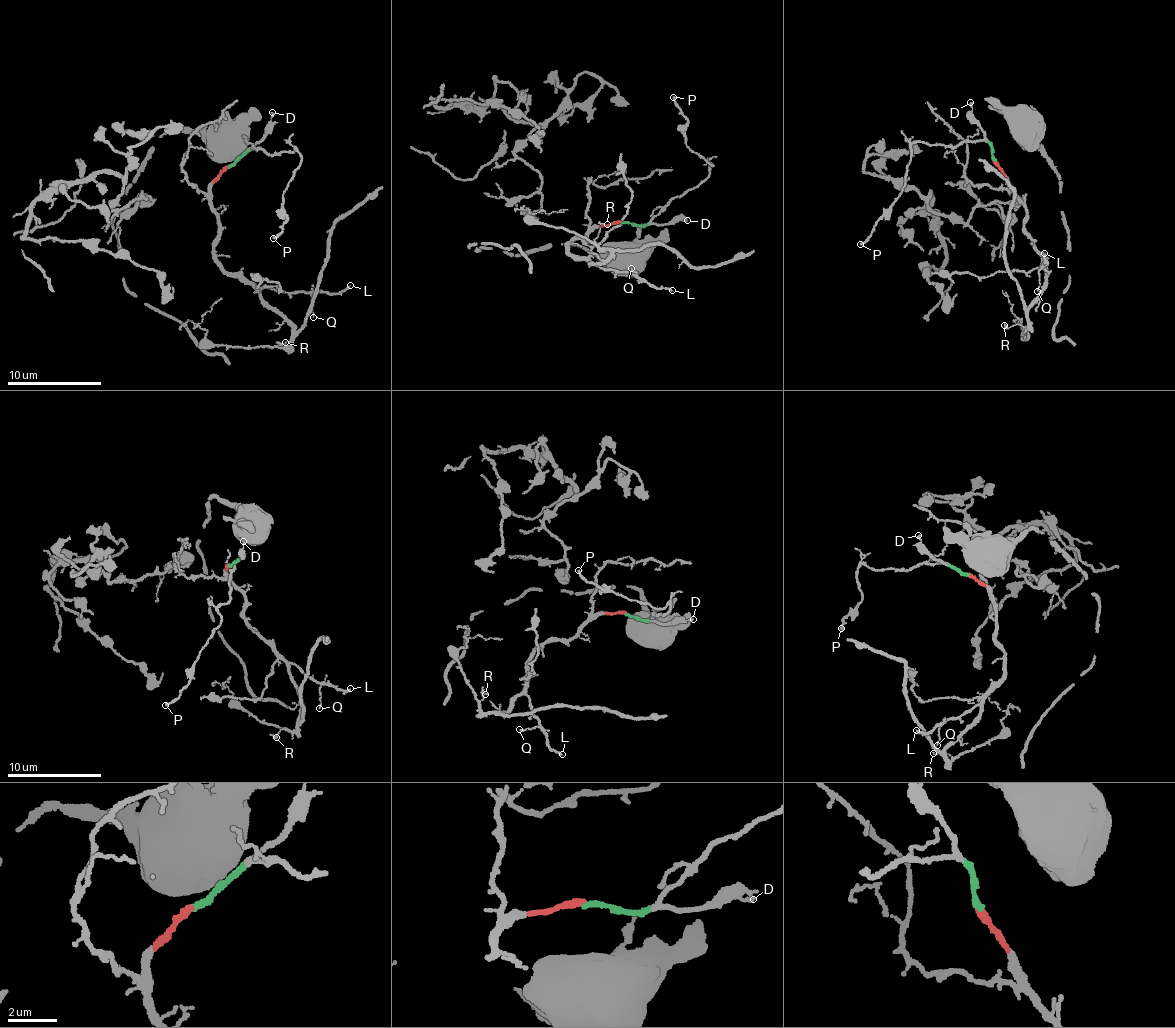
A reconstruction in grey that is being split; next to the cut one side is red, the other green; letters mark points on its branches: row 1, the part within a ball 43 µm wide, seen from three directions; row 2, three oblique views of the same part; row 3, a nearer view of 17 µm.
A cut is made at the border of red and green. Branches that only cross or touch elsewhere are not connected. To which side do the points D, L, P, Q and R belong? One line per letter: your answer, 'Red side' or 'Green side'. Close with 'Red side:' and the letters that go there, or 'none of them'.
D: Green side
L: Red side
P: Green side
Q: Red side
R: Red side
Red side: L, Q, R

